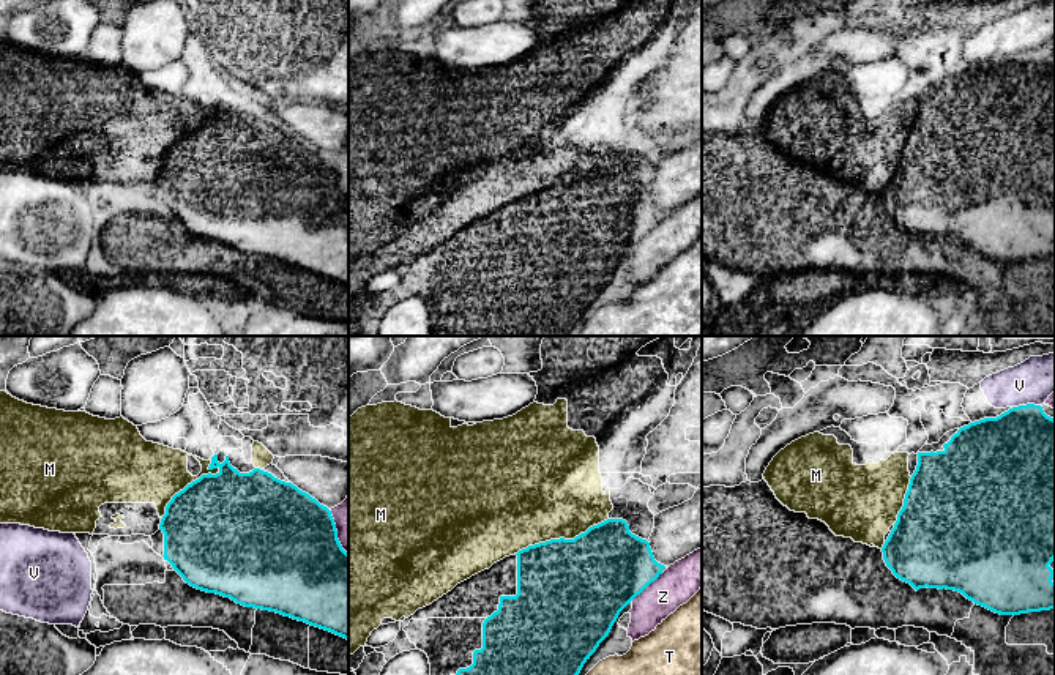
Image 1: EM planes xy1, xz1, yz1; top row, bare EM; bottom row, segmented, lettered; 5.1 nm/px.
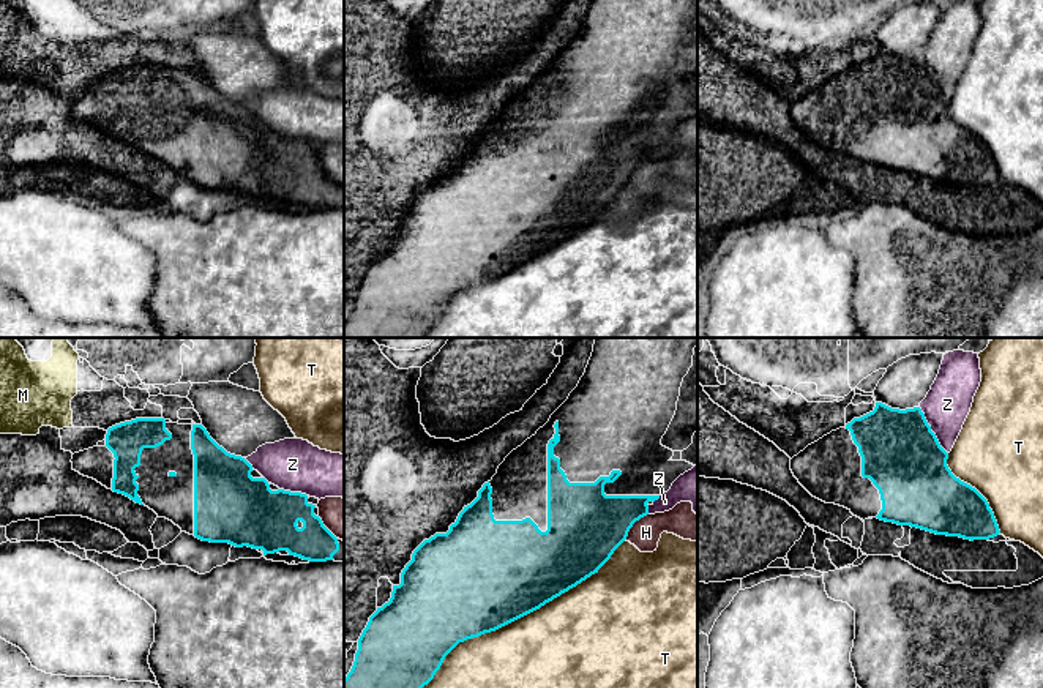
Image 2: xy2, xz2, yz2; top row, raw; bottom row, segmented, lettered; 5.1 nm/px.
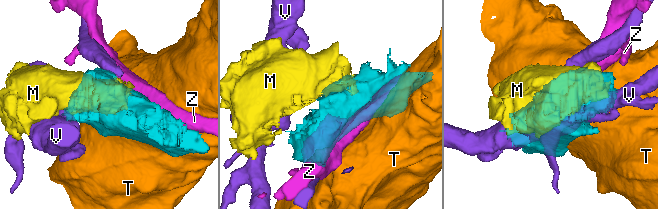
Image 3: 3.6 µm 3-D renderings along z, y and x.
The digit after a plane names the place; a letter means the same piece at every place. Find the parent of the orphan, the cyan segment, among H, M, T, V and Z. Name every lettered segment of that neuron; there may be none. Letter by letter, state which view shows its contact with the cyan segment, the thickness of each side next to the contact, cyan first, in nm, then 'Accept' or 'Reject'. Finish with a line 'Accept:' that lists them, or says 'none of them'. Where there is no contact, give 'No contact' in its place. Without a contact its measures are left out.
H: Touches cyan in xz2. Thickness 380 nm (cyan) against 160 nm. Reject
M: Touches cyan in xy1. Thickness 500 nm (cyan) against 320 nm. Reject
T: Touches cyan in xz2. Thickness 500 nm (cyan) against 440 nm. Reject
V: Touches cyan in yz1. Thickness 460 nm (cyan) against 220 nm. Reject
Z: Touches cyan in yz2. Thickness 400 nm (cyan) against 240 nm. Reject
Accept: none of them

